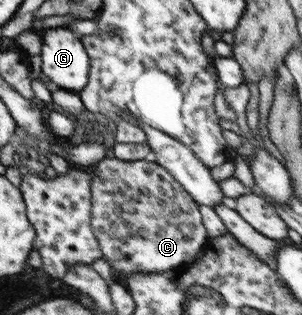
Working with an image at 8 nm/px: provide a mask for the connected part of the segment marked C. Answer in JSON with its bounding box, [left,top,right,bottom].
[90,156,208,276]

